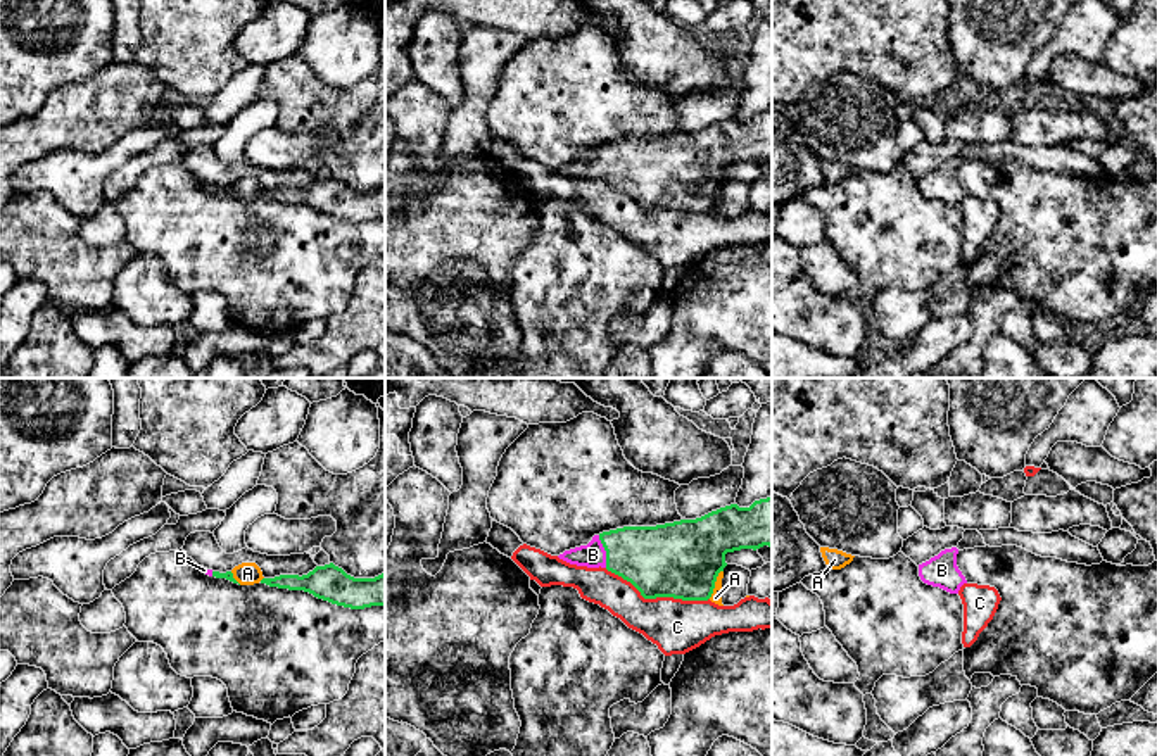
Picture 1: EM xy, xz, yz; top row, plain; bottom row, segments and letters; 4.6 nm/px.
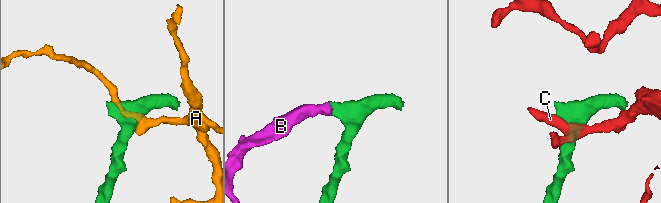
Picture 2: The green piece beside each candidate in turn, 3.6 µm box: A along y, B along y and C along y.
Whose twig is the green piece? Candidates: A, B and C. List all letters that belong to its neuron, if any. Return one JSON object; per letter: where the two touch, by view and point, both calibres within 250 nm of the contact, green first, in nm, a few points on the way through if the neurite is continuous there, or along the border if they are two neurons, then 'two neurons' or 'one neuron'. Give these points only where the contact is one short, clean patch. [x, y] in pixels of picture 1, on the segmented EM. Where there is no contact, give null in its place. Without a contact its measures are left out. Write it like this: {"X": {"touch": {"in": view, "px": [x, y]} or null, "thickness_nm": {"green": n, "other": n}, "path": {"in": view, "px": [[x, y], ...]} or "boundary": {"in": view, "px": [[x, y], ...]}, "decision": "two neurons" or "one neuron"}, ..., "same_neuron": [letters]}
{"A": {"touch": {"in": "xz", "px": [714, 584]}, "thickness_nm": {"green": 360, "other": 50}, "decision": "two neurons"}, "B": {"touch": {"in": "xz", "px": [605, 549]}, "thickness_nm": {"green": 320, "other": 120}, "path": {"in": "xz", "px": [[657, 560], [605, 549], [593, 554]]}, "decision": "one neuron"}, "C": {"touch": {"in": "xz", "px": [657, 596]}, "thickness_nm": {"green": 360, "other": 260}, "decision": "two neurons"}, "same_neuron": ["B"]}

